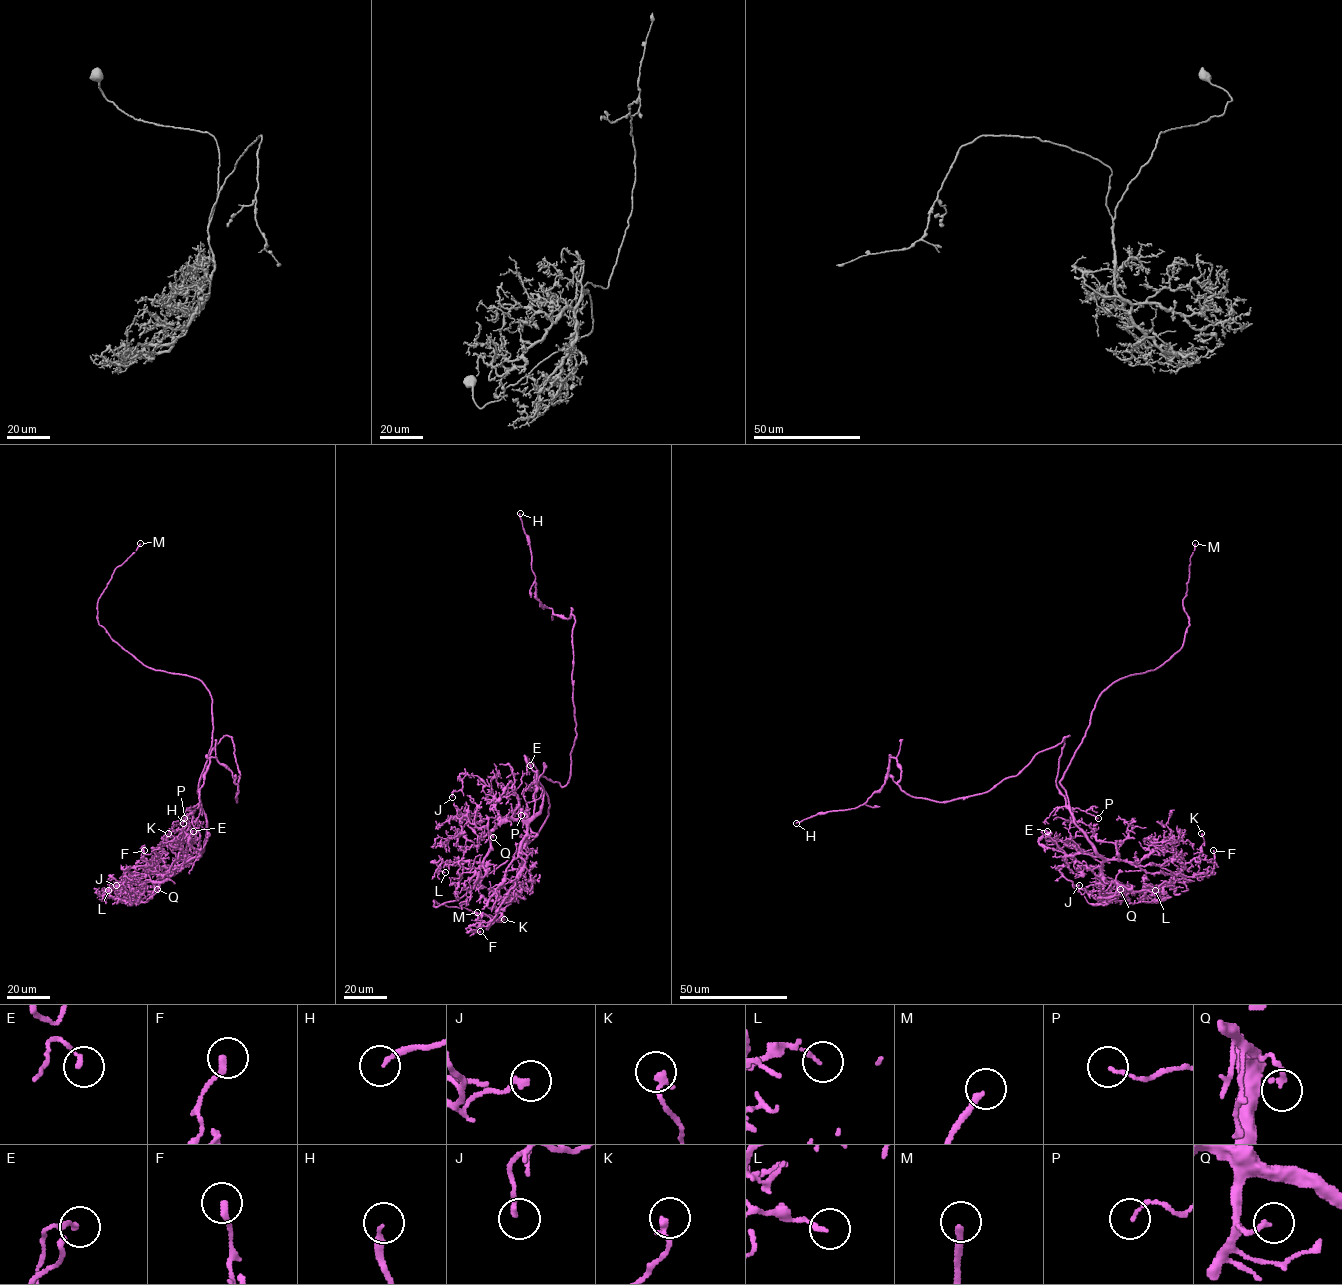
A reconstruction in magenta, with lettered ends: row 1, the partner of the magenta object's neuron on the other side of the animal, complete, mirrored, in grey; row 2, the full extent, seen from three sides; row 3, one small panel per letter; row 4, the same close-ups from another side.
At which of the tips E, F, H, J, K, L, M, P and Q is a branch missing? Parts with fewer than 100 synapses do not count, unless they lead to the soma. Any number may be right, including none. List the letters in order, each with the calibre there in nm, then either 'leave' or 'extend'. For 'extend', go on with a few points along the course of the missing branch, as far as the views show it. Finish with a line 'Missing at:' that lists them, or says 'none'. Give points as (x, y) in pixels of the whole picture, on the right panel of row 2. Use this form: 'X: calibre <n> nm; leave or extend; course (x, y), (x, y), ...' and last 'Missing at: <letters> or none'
E: calibre 160 nm; leave
F: calibre 220 nm; leave
H: calibre 190 nm; leave
J: calibre 190 nm; leave
K: calibre 240 nm; leave
L: calibre 140 nm; leave
M: calibre 240 nm; extend; course (1195, 543), (1196, 532), (1191, 517), (1196, 513)
P: calibre 120 nm; leave
Q: calibre 180 nm; leave
Missing at: M

